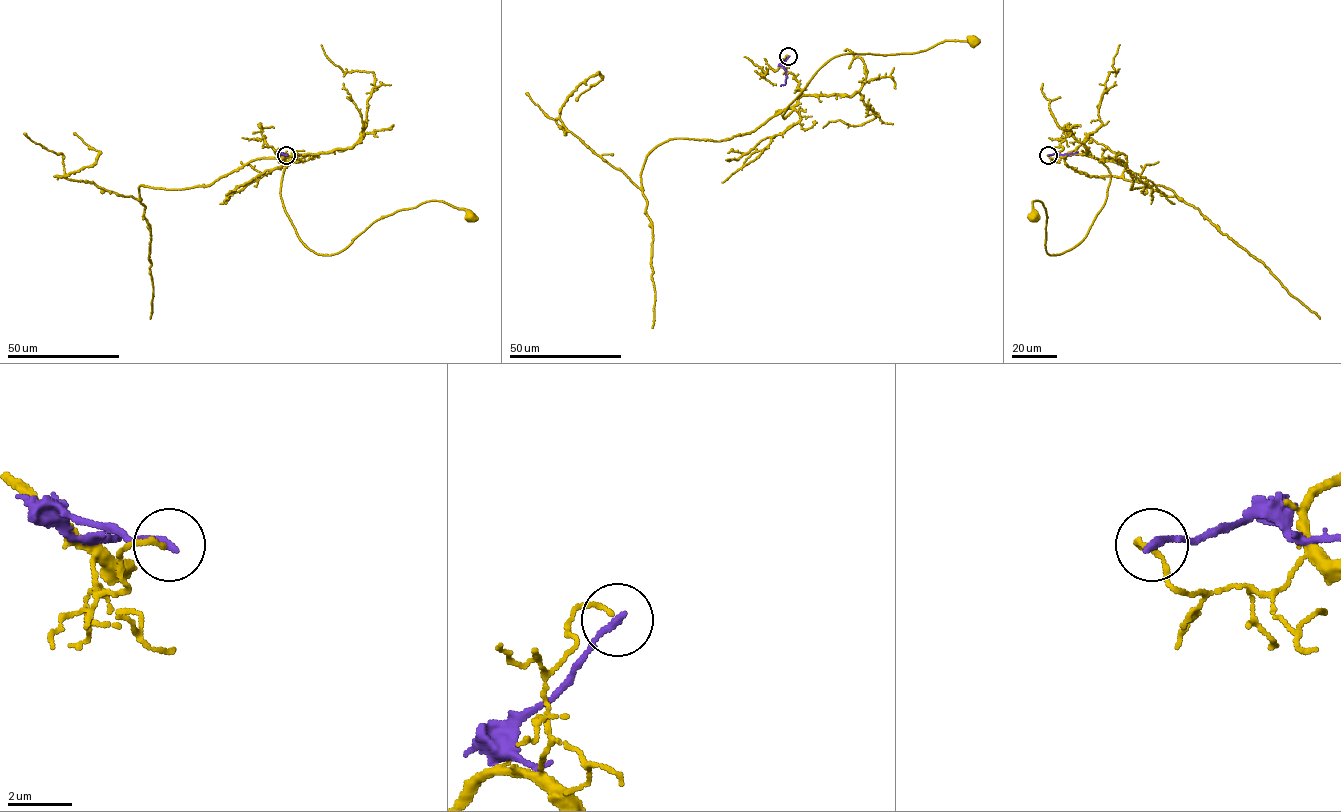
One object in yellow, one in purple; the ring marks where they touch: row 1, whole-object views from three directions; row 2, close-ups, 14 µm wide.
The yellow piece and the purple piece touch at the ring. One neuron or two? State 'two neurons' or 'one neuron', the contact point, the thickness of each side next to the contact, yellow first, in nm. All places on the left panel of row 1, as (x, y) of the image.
two neurons; at (286, 155); 140 nm thick on the yellow side, 240 nm on the other

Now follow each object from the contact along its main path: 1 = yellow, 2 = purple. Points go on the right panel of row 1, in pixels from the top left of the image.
1: (1048, 155), (1099, 160), (1110, 175), (1107, 196), (1087, 235), (1062, 253), (1046, 251), (1039, 201), (1033, 216)
2: (1048, 155), (1078, 152)

